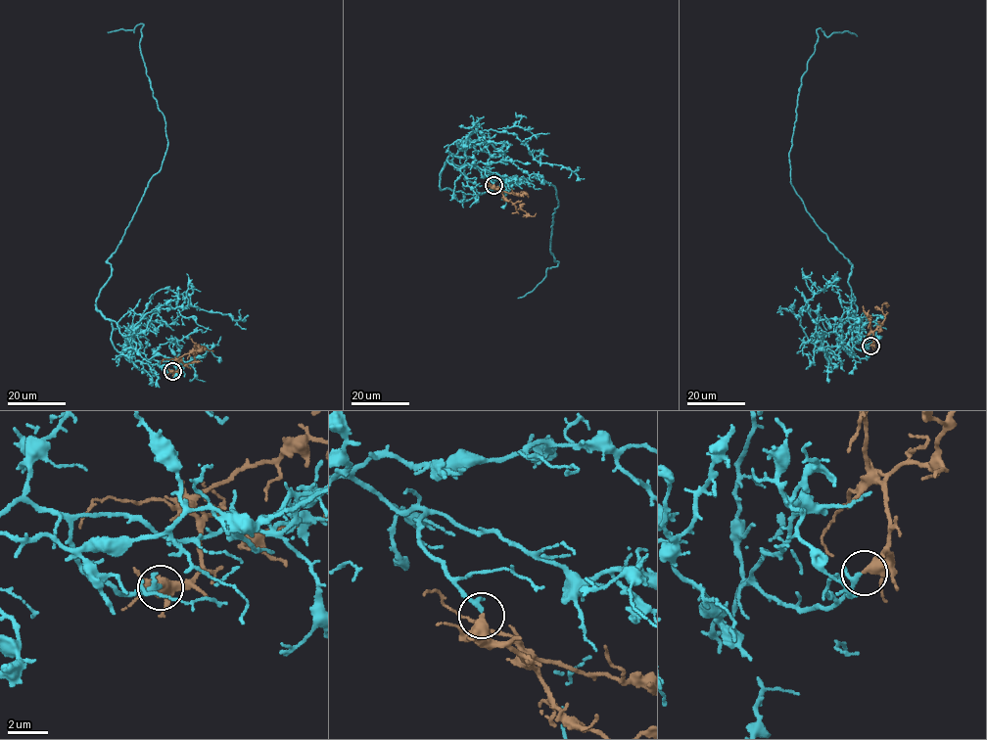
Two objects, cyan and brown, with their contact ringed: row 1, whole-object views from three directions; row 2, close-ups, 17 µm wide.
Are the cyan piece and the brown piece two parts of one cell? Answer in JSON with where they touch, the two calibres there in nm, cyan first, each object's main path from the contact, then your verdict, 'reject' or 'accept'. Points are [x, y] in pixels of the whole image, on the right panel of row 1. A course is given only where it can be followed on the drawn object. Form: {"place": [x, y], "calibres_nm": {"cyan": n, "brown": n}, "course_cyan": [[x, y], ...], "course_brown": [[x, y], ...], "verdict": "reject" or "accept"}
{"place": [870, 346], "calibres_nm": {"cyan": 260, "brown": 500}, "course_cyan": [[869, 346], [854, 346], [856, 357], [830, 332], [857, 310], [852, 264], [790, 178], [817, 29], [857, 36]], "course_brown": [[869, 346], [873, 340], [873, 333], [879, 329], [884, 320], [882, 304], [887, 303], [884, 303]], "verdict": "accept"}

